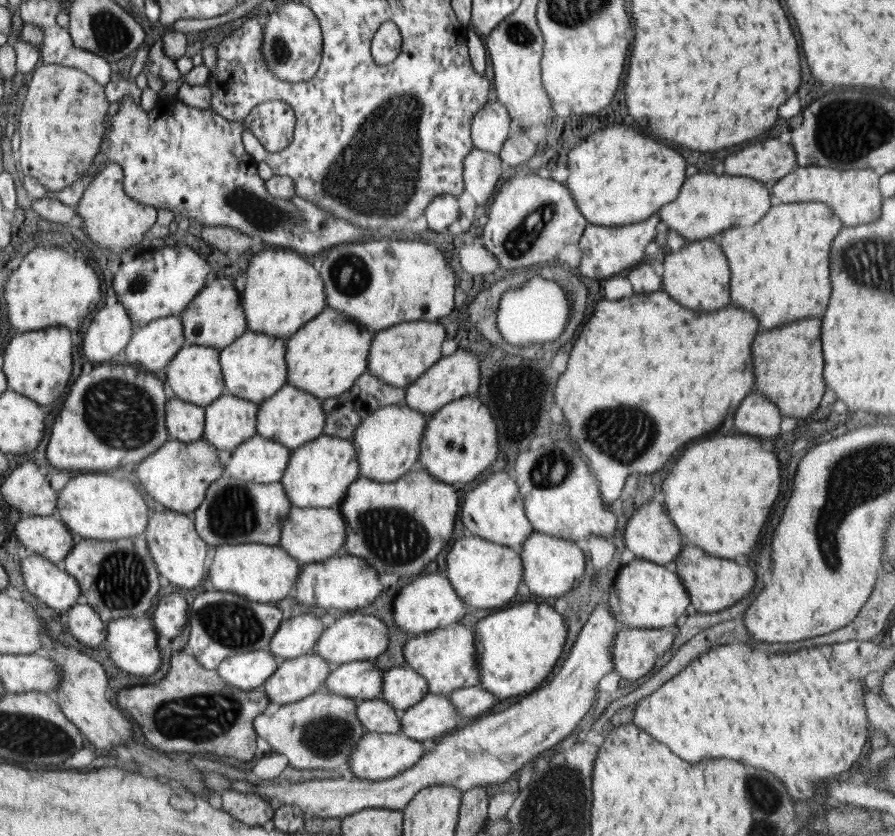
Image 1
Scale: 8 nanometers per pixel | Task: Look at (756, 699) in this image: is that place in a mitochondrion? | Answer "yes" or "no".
no

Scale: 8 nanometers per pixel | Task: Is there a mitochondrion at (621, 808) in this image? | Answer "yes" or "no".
no

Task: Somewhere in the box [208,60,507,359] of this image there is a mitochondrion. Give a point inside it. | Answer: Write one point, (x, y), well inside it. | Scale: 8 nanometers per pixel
(381, 161)

